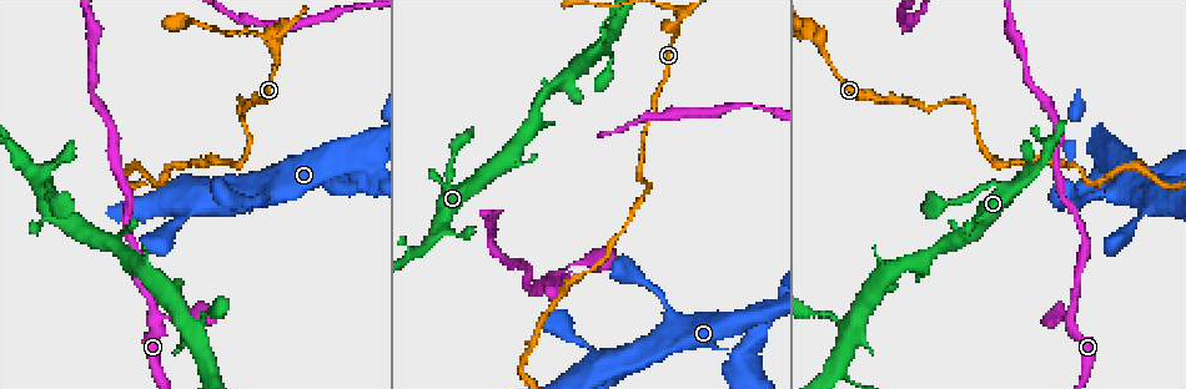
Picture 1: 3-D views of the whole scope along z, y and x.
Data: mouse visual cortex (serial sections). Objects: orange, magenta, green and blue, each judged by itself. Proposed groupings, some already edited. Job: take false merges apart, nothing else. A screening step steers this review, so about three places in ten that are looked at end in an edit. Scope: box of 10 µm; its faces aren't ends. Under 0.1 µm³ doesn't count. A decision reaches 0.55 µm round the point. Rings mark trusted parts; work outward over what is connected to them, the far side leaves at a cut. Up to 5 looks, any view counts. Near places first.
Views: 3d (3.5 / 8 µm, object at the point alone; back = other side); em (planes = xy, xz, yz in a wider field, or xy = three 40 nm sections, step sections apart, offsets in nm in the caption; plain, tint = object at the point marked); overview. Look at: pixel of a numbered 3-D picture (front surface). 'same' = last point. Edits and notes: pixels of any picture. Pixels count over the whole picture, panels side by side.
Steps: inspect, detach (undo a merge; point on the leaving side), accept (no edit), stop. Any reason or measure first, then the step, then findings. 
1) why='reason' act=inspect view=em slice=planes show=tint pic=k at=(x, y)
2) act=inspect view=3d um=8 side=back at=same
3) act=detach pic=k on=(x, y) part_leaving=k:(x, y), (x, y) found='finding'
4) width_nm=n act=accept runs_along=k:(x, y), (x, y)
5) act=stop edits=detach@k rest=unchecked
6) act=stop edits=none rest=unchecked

why='three-way junction' act=inspect view=3d um=3.5 side=back pic=1 at=(566, 267)

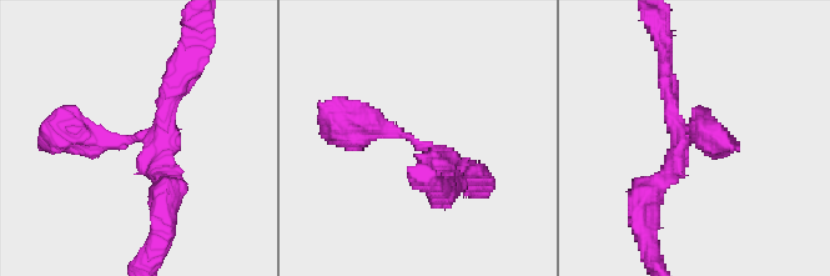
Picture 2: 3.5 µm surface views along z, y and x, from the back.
arms=3 arm_widths_nm=200,250,300 why='need the tissue' act=inspect view=em slice=xy step=2 show=tint pic=2 at=(412, 140)

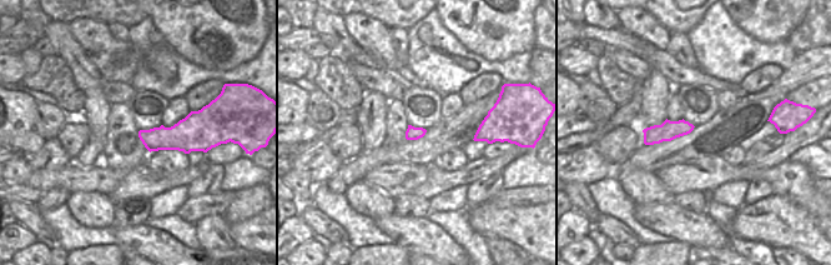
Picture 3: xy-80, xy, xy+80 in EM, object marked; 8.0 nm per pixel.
why='cut it another way' act=inspect view=em slice=xy step=3 show=tint at=same

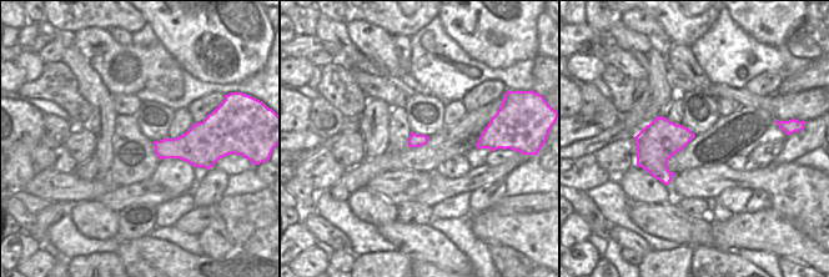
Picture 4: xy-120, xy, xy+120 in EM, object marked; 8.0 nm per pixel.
act=accept runs_along=2:(446, 184), (403, 133), (338, 120) found='all the same cell'

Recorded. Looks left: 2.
why='looks like a crossing' act=inspect view=3d um=3.5 pic=1 at=(364, 163)

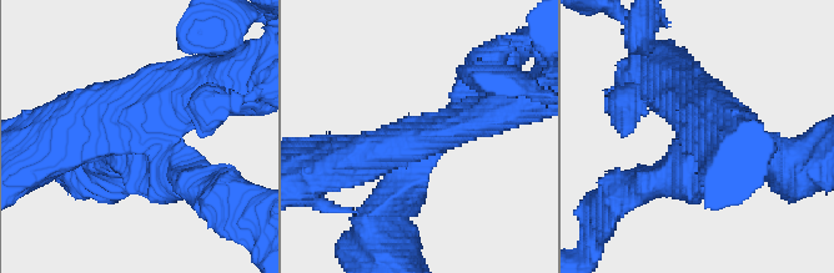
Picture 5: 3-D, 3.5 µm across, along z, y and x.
act=detach pic=5 on=(647, 170) part_leaving=5:(407, 167), (380, 210), (380, 257) found='two cells meet here'

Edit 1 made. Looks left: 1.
act=stop edits=detach@5 rest=unchecked

